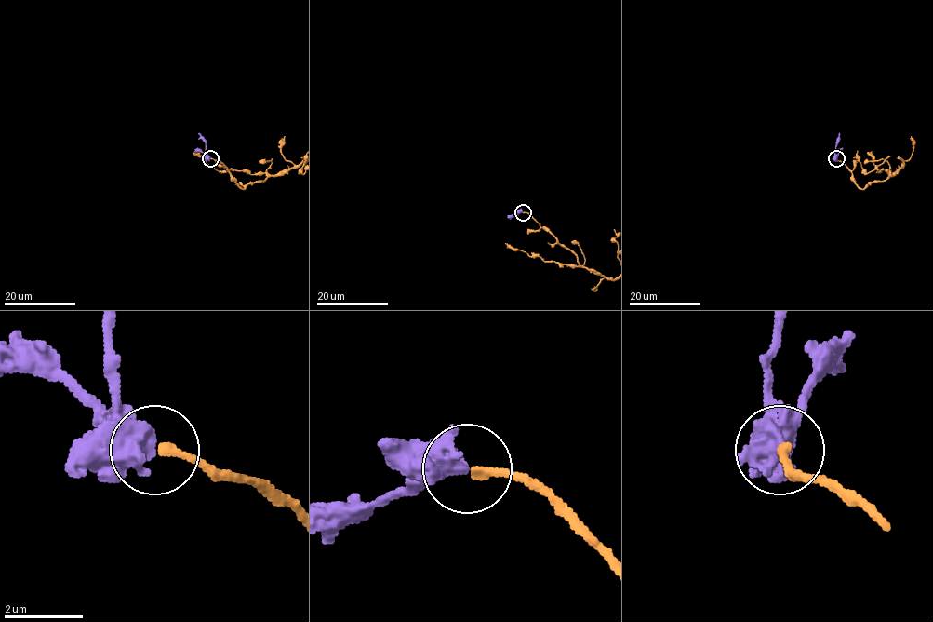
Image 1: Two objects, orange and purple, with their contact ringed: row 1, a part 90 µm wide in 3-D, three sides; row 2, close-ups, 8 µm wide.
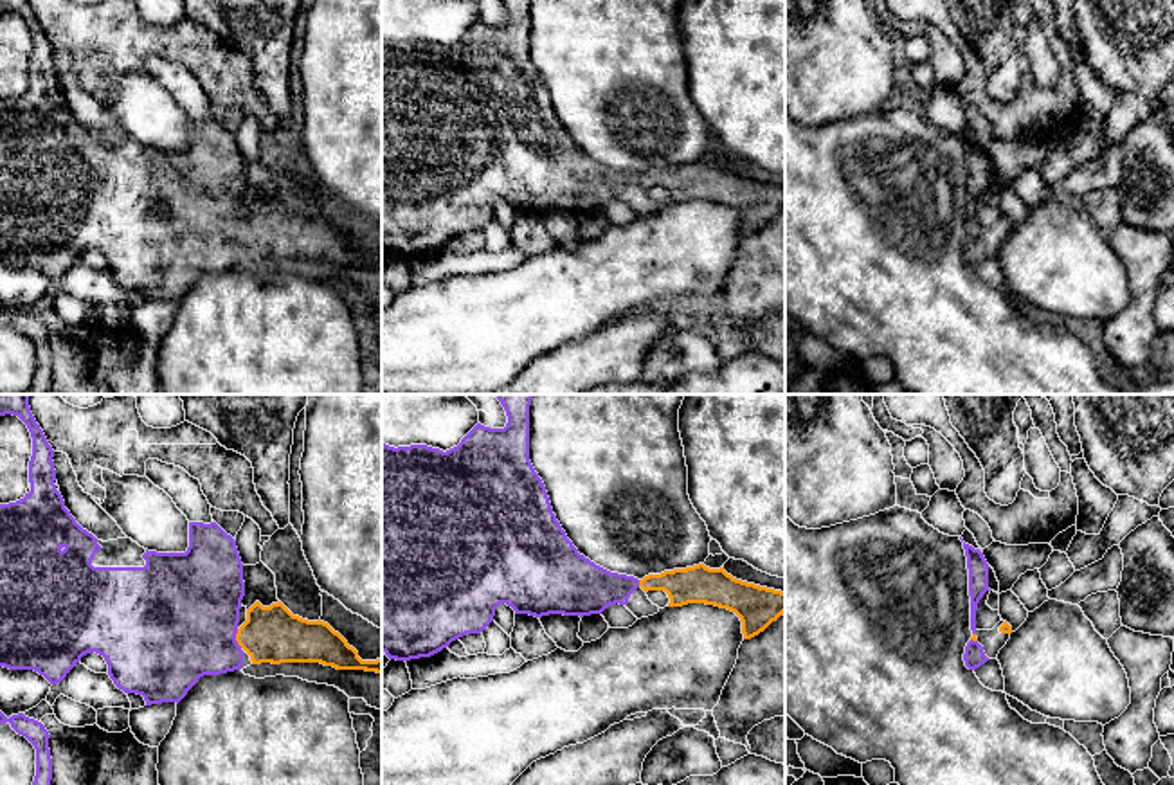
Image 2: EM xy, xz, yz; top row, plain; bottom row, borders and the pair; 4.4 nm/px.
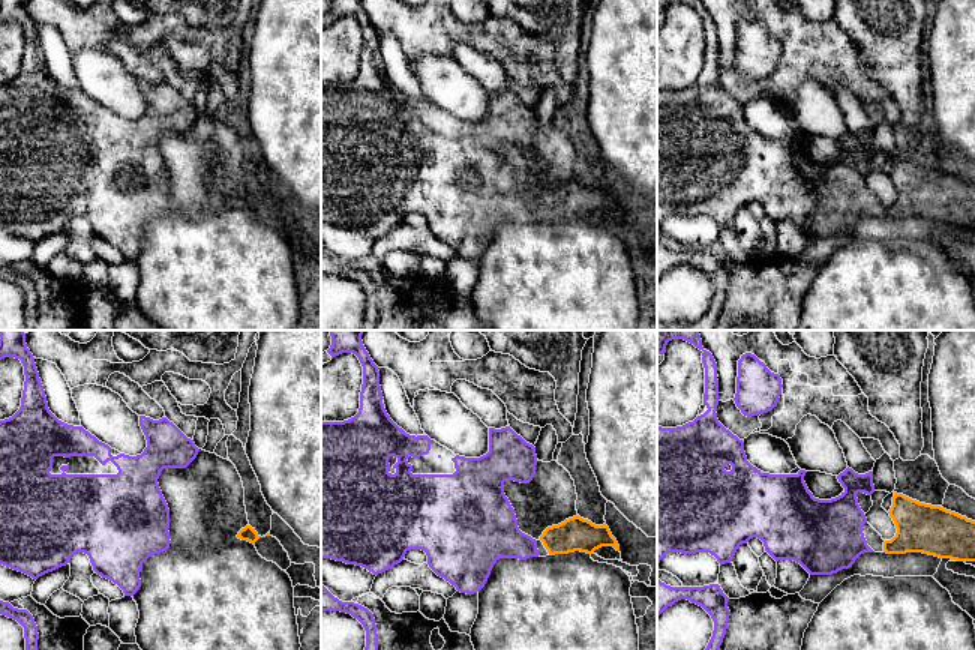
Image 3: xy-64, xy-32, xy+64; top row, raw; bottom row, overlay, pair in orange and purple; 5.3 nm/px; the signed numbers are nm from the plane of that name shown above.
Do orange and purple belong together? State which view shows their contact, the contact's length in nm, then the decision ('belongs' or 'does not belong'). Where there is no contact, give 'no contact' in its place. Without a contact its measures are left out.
xy | 90 nm | belongs

